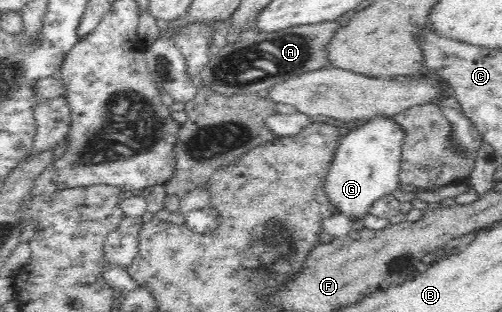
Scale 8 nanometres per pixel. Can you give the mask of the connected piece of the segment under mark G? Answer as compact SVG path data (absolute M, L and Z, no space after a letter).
M376 116L365 121L365 125L357 127L355 131L349 131L348 135L342 137L334 155L331 171L325 181L325 194L329 202L337 208L338 213L351 217L353 221L359 217L368 215L375 201L387 196L397 190L400 184L401 159L405 132L393 117Z

